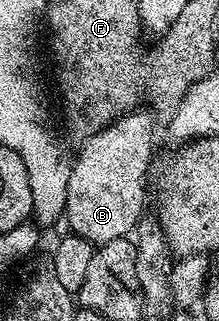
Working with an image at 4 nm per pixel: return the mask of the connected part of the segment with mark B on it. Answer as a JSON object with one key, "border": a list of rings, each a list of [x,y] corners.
{"border":[[[132,111],[124,117],[118,117],[112,125],[105,126],[82,142],[79,154],[71,161],[69,175],[69,195],[65,222],[74,236],[85,239],[96,247],[109,243],[113,239],[121,239],[136,232],[137,226],[144,216],[143,200],[148,200],[147,168],[151,165],[151,121],[153,117],[147,111]]]}

